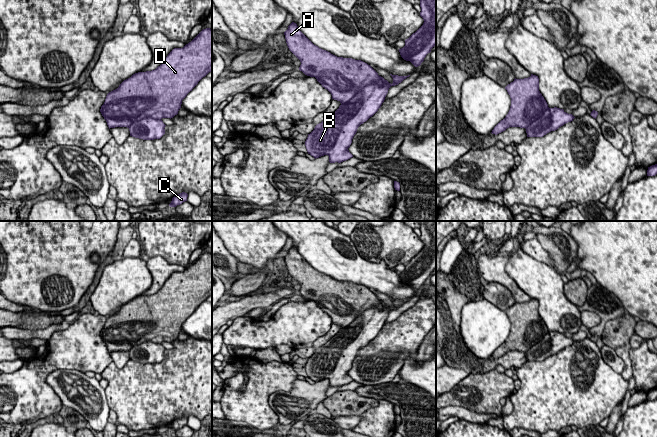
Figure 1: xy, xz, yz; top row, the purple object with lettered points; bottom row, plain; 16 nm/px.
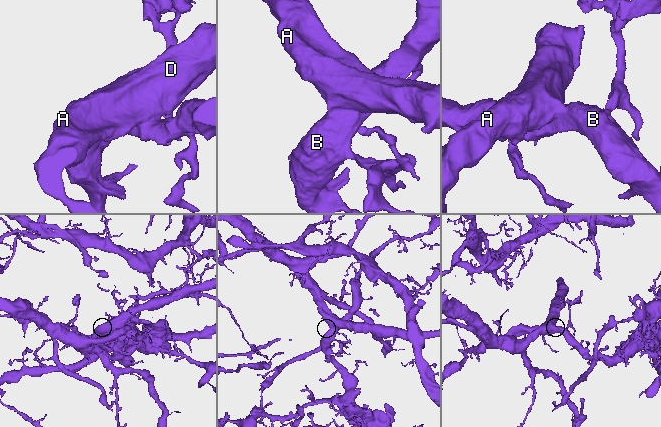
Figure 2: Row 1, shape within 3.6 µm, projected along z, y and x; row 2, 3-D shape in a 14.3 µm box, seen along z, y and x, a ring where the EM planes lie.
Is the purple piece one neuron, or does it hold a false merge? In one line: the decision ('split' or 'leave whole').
split

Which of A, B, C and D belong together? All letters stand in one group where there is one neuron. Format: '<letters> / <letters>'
A D / B C

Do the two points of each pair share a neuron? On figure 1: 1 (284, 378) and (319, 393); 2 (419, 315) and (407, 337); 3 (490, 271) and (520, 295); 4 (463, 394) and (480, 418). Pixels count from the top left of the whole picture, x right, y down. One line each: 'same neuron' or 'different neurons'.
1: different neurons
2: same neuron
3: same neuron
4: different neurons

